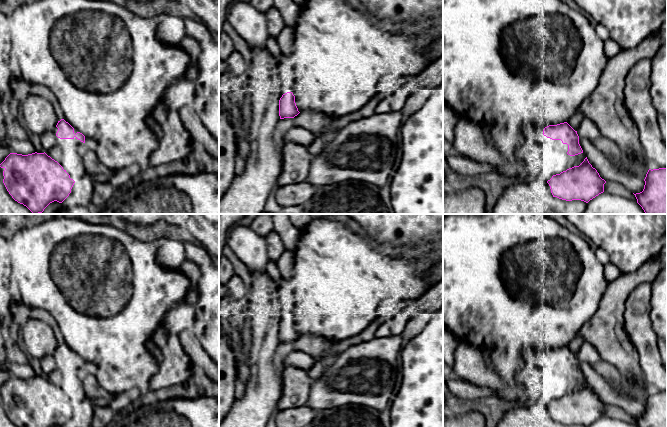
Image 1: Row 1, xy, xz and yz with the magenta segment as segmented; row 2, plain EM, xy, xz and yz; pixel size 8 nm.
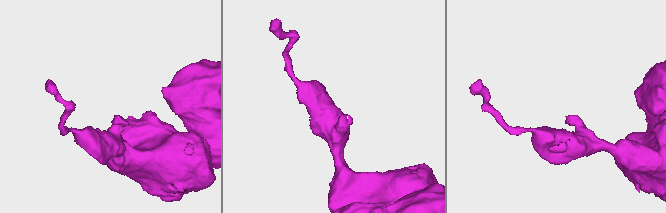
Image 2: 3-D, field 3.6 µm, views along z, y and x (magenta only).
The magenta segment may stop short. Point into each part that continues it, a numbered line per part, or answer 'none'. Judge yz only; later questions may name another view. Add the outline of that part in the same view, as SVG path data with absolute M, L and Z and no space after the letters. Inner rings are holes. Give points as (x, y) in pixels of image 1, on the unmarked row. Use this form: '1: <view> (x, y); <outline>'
none

